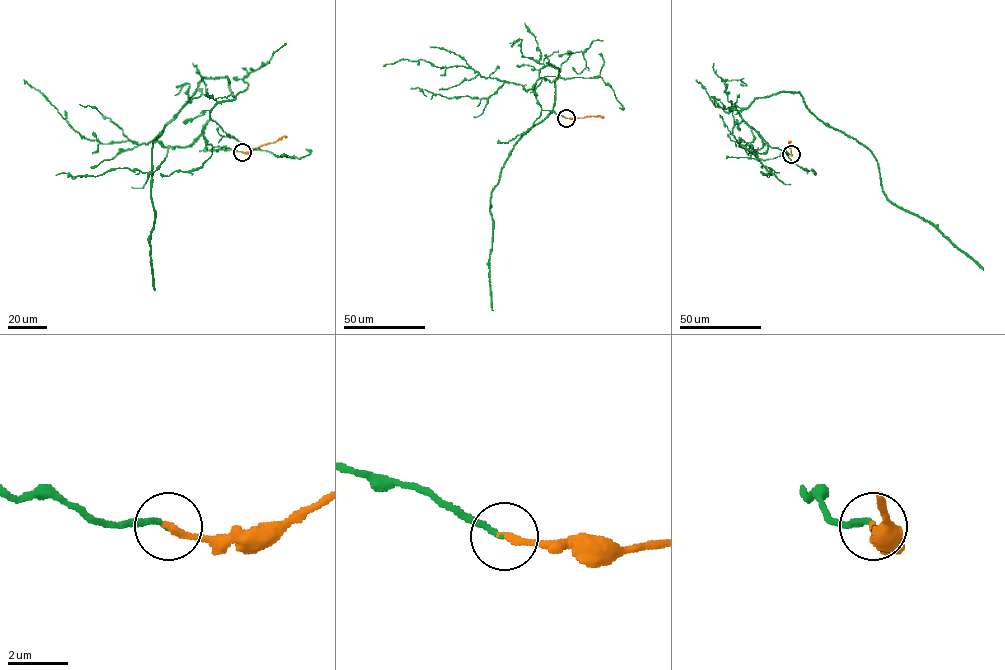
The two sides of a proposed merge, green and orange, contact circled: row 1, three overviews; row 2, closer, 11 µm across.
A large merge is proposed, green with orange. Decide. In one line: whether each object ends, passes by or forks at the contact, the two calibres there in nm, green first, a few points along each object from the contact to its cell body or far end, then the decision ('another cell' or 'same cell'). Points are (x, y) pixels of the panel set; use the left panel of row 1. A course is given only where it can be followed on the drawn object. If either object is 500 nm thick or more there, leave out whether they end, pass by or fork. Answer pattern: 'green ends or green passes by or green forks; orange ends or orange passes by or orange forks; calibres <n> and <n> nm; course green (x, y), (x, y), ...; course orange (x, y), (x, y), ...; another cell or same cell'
green ends; orange ends; calibres 160 and 220 nm; course green (242, 152), (207, 143), (209, 112), (235, 98), (226, 77), (204, 77), (153, 144), (154, 290); course orange (242, 152), (249, 153), (287, 137); same cell

